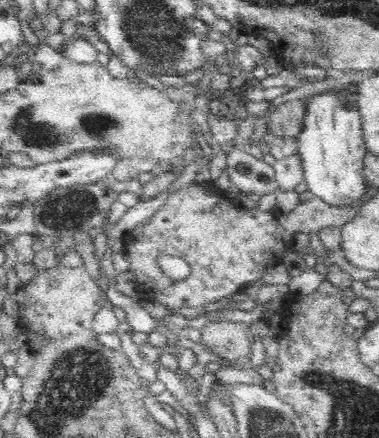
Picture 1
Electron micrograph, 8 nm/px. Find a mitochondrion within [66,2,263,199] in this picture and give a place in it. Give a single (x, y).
(95, 124)

